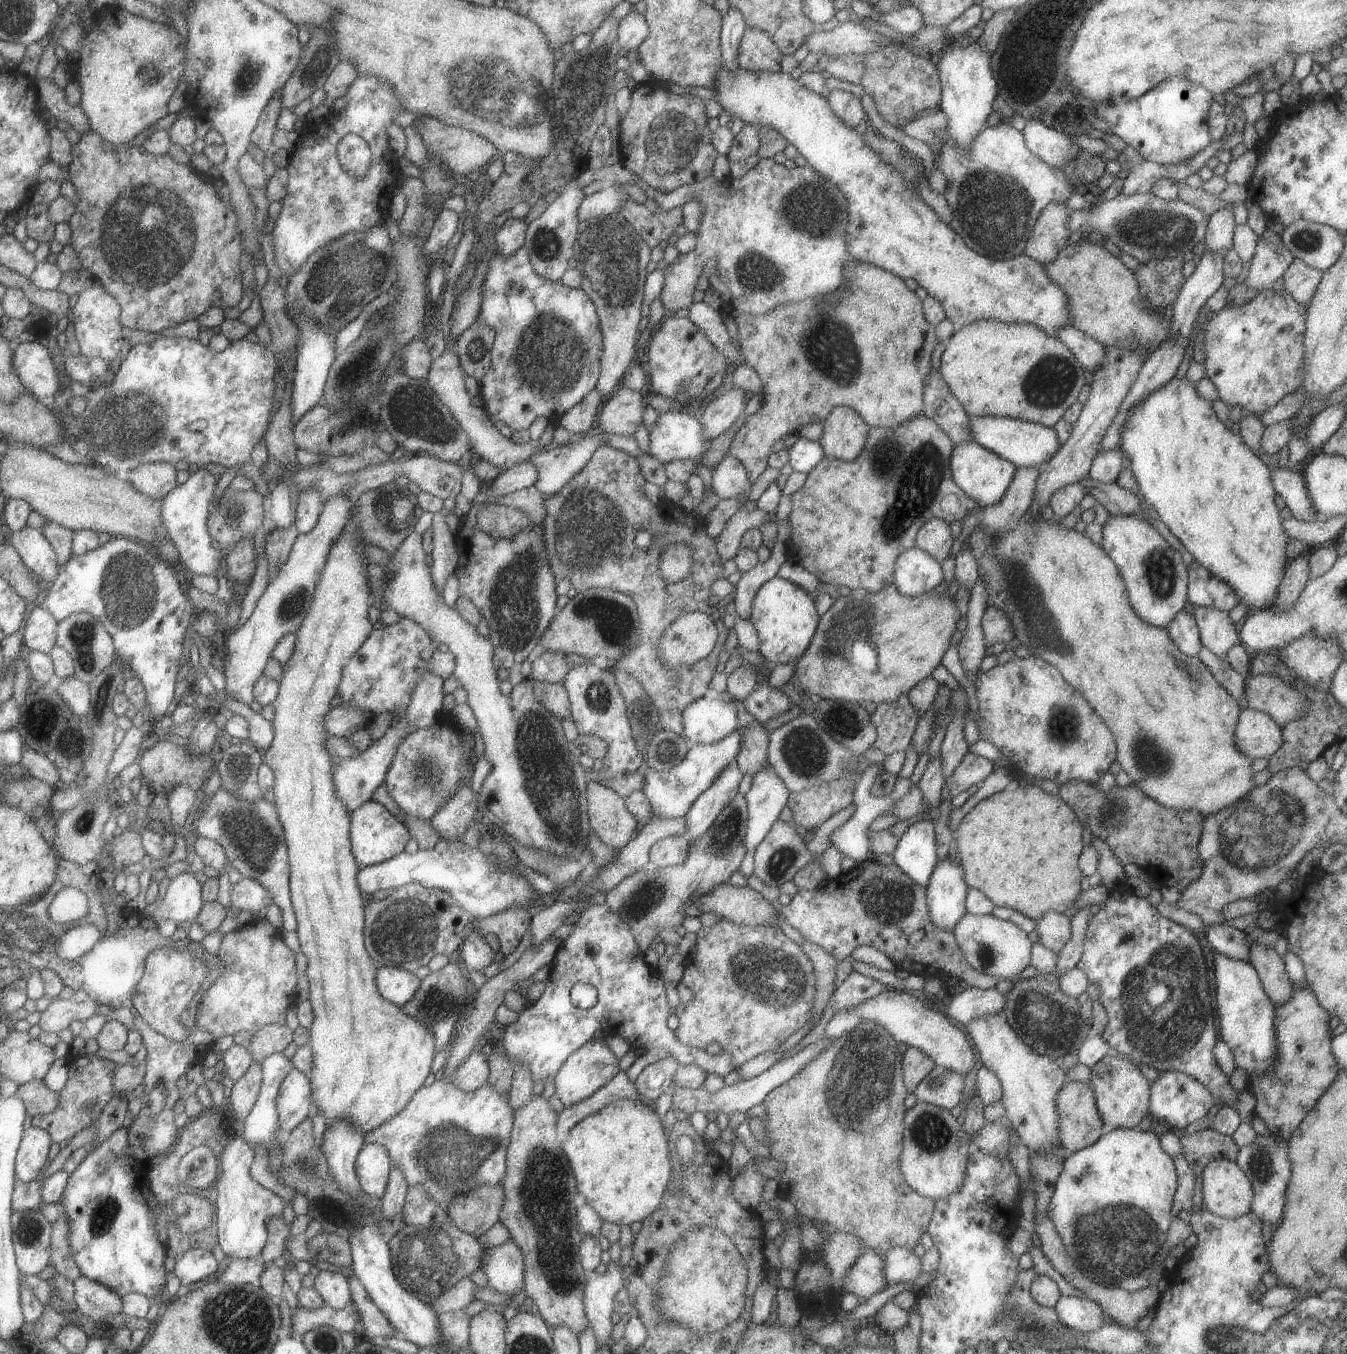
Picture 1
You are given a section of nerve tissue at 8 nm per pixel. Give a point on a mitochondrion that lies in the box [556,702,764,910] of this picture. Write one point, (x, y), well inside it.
(723, 844)

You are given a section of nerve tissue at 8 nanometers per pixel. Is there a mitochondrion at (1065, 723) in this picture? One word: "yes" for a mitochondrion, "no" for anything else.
yes

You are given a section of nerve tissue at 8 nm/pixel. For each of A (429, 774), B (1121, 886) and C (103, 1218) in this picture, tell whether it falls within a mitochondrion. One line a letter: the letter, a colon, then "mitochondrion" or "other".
A: mitochondrion
B: other
C: mitochondrion

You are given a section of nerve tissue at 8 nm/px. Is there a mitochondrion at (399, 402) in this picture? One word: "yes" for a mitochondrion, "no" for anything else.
yes

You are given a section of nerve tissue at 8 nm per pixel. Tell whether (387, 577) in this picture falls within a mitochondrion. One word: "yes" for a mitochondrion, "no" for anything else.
no

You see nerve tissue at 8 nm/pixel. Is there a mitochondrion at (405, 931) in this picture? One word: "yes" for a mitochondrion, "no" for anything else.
yes

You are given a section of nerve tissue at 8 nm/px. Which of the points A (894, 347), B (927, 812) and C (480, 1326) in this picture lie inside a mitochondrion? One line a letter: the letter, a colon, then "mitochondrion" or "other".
A: other
B: other
C: other

